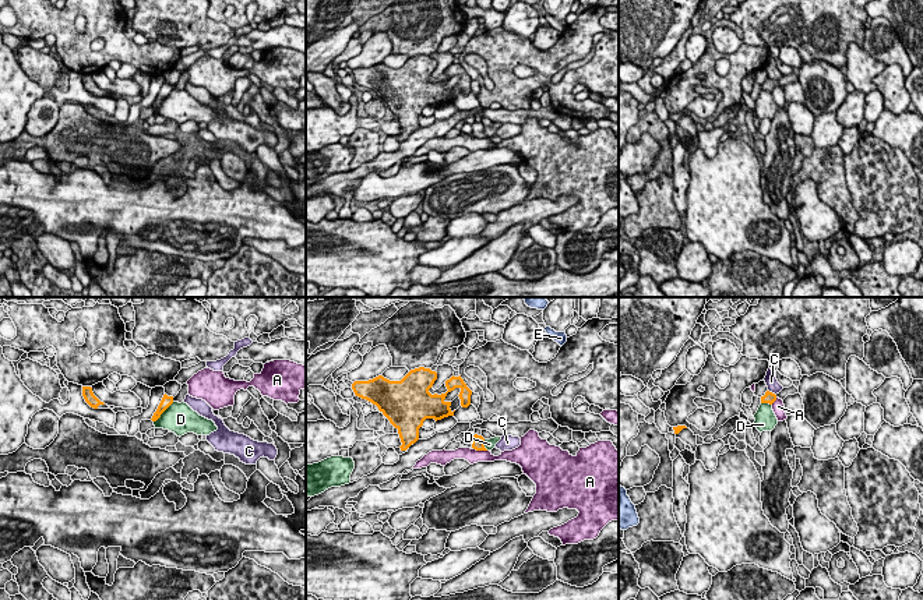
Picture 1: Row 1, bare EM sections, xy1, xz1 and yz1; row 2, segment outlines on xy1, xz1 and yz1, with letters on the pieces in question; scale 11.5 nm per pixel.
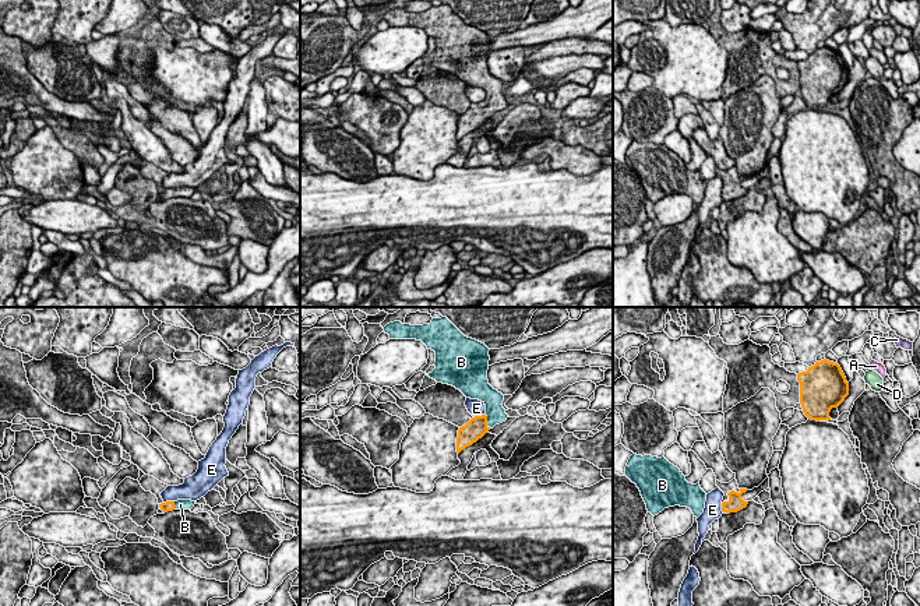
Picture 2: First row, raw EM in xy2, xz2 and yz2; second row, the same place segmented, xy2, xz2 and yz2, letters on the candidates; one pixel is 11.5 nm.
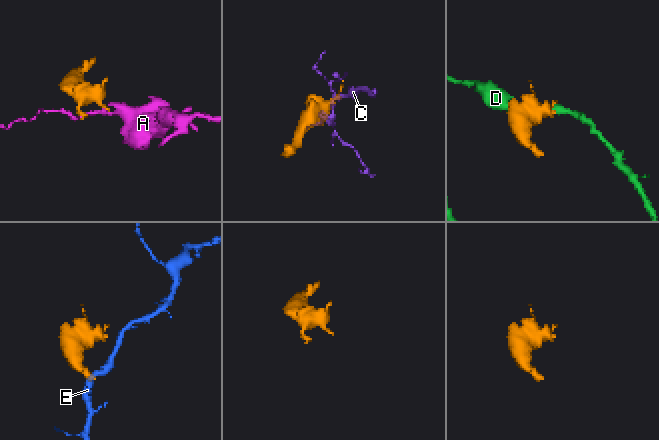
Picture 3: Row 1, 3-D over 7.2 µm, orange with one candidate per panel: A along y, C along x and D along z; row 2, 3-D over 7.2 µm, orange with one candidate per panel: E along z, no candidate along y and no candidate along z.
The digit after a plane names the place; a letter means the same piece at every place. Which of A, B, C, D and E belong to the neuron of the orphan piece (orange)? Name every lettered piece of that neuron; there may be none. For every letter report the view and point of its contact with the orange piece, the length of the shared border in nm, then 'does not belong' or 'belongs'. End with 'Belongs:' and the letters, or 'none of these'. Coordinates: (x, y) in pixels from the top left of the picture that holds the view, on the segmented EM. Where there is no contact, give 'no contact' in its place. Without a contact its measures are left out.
A: contact xz1 (481, 450); length 160 nm; does not belong
B: contact xz2 (486, 420); length 190 nm; belongs
C: contact yz1 (771, 392); length 120 nm; does not belong
D: contact xy1 (164, 410); length 340 nm; does not belong
E: contact xy2 (168, 501); length 130 nm; does not belong
Belongs: B

